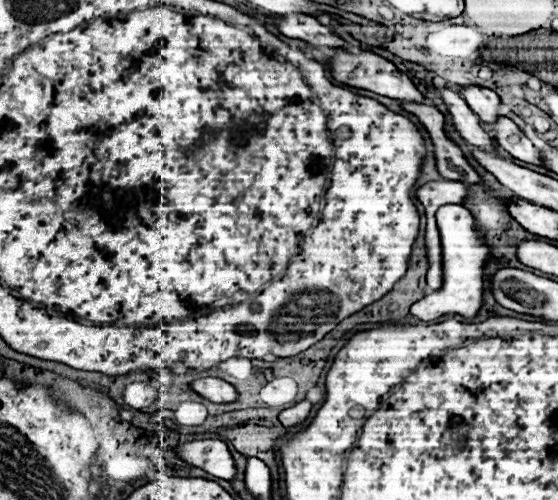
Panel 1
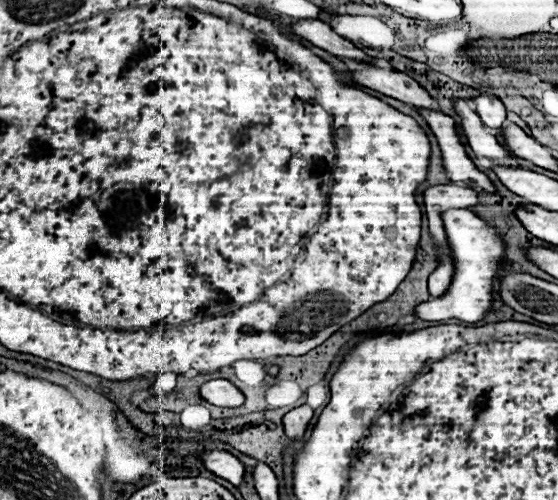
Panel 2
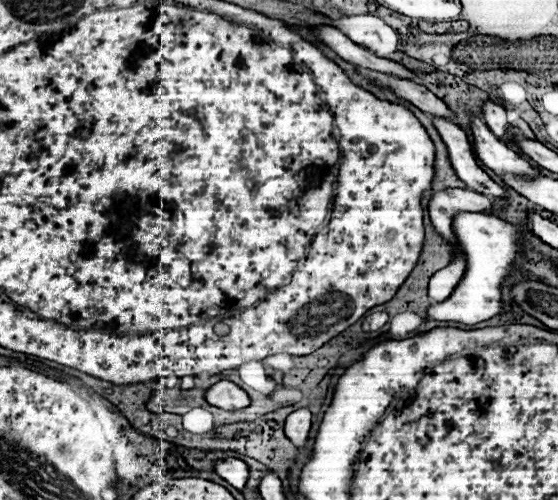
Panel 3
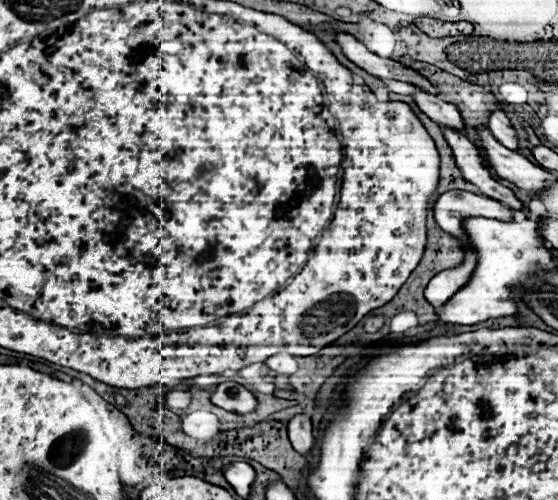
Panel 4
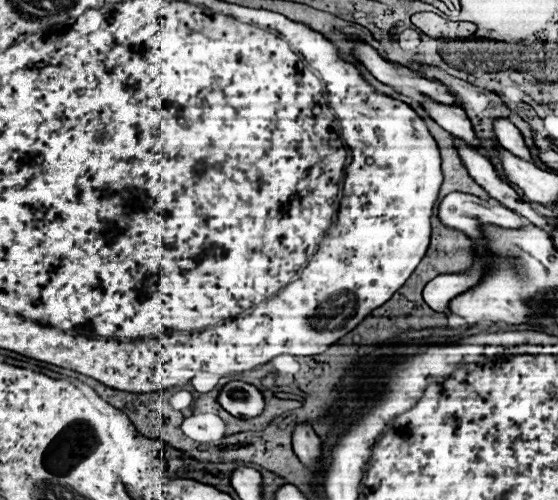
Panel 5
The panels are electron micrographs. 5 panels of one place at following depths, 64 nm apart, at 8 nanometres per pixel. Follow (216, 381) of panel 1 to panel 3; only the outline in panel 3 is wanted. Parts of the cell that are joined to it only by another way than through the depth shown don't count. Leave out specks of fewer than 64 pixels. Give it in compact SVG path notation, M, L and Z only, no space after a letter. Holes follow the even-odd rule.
M220 380L206 390L206 400L222 410L242 410L250 406L250 396L234 382Z

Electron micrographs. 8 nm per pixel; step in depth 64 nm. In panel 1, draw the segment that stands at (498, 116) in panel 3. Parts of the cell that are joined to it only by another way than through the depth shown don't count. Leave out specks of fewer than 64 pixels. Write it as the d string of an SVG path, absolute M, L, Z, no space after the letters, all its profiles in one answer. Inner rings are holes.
M466 86L462 90L462 98L468 102L472 112L476 112L480 116L482 122L492 124L498 120L500 98L496 92L488 90L488 88L480 88L480 86Z

